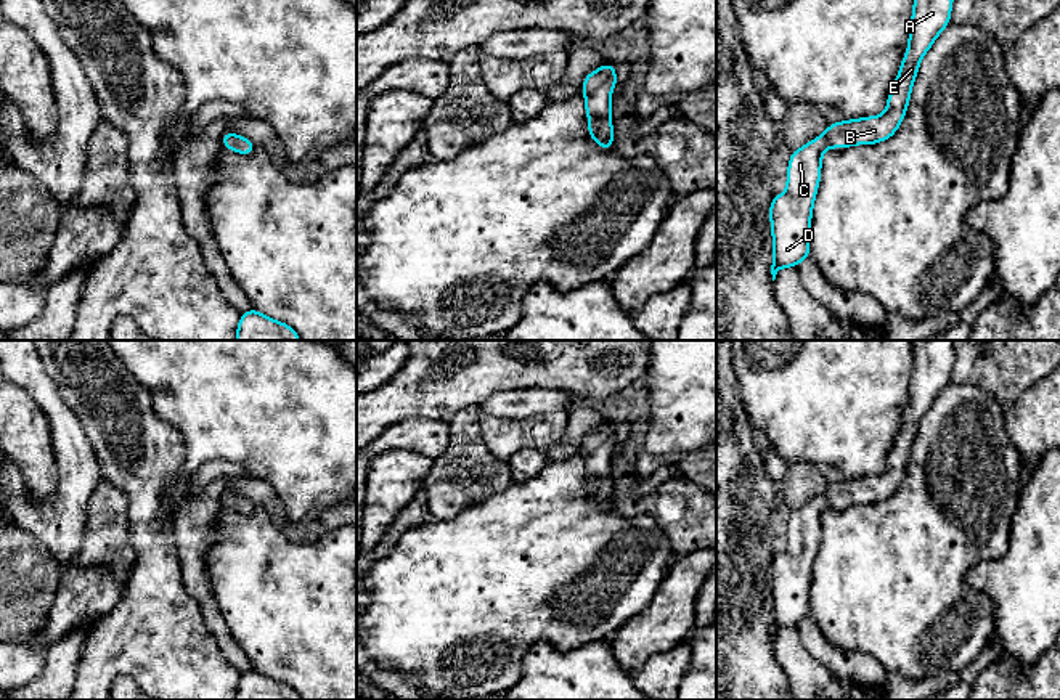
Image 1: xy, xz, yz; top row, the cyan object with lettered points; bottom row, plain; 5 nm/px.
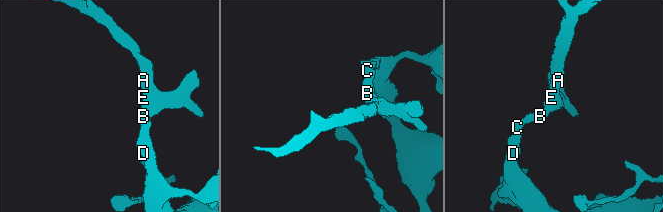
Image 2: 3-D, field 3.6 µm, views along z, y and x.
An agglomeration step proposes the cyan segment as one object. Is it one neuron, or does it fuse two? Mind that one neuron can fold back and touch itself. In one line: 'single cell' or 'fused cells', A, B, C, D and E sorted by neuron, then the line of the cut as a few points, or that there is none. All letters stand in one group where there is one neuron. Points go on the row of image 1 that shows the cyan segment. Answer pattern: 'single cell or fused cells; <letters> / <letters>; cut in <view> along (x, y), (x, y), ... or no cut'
single cell; A B C D E; no cut

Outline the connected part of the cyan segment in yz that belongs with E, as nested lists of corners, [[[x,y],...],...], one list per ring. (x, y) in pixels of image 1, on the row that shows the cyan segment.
[[[914,0],[907,51],[882,116],[829,124],[822,136],[790,154],[785,193],[774,196],[769,206],[773,281],[781,268],[797,267],[809,257],[811,214],[821,181],[822,153],[827,148],[875,144],[895,135],[907,111],[920,61],[951,22],[952,2]]]

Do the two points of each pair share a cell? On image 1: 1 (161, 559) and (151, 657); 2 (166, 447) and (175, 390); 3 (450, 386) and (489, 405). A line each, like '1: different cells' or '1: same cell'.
1: same cell
2: different cells
3: different cells

